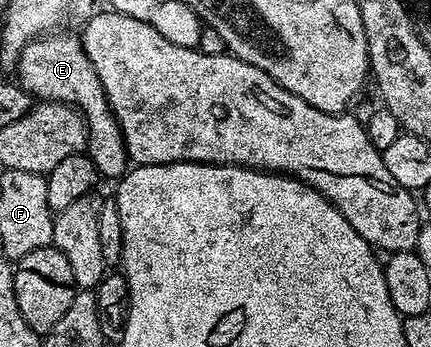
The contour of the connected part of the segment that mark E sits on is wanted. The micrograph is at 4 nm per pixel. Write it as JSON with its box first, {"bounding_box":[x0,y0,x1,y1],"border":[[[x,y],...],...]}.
{"bounding_box":[17,33,129,181],"border":[[[48,33],[35,42],[25,45],[25,49],[19,54],[17,82],[36,100],[66,103],[83,116],[83,122],[87,124],[85,151],[91,156],[100,176],[107,178],[108,175],[112,181],[115,181],[127,174],[129,170],[127,146],[119,122],[105,97],[101,77],[97,75],[97,69],[93,69],[83,48],[82,38],[78,34]]]}

